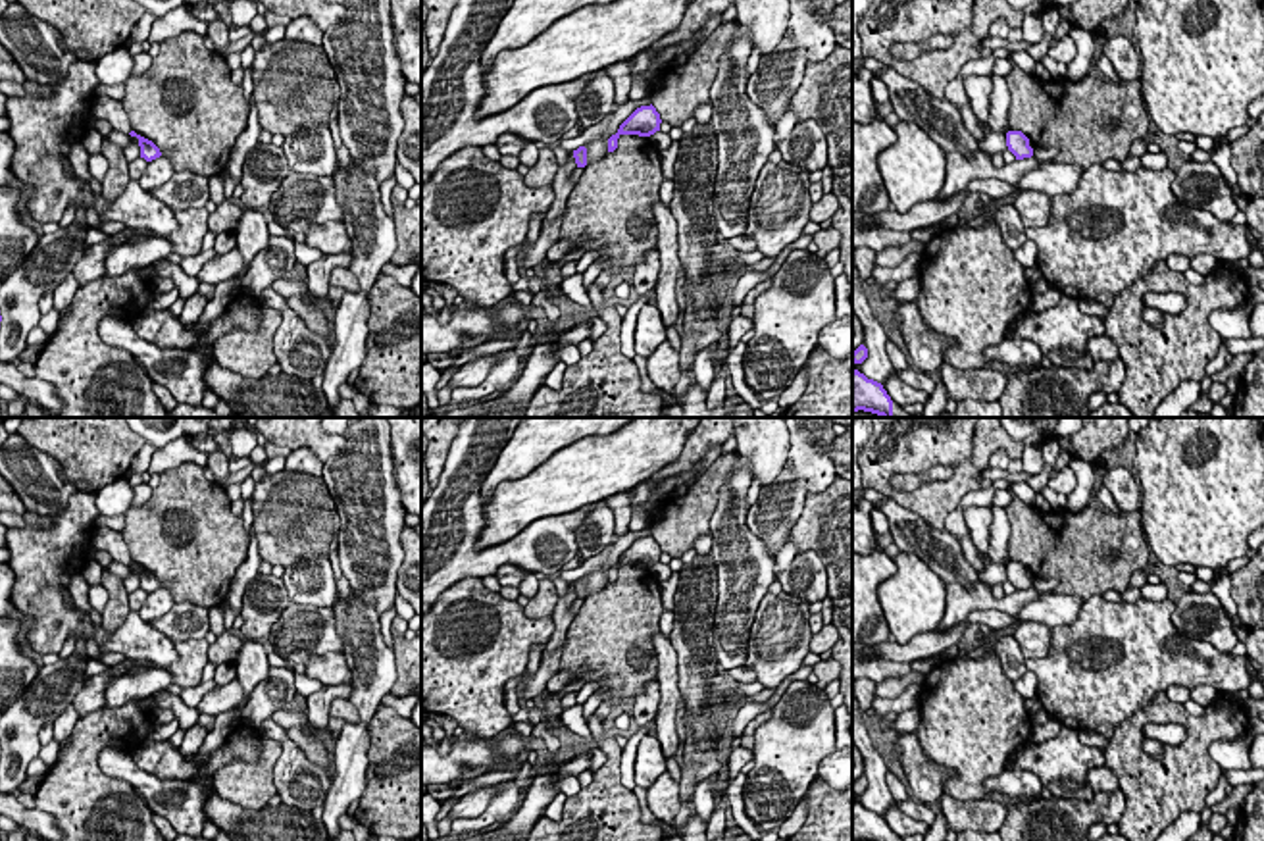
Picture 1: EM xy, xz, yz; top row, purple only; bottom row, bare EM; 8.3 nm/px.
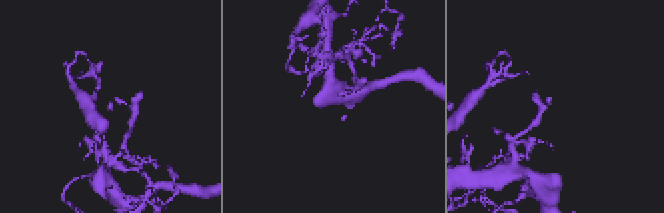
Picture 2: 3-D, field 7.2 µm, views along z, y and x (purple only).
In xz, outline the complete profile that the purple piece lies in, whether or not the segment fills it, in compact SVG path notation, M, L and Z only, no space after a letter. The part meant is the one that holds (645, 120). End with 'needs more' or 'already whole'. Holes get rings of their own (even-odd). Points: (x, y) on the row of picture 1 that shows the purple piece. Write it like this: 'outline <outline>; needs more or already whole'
outline M641 106L637 108L618 129L616 135L608 139L608 152L614 152L618 148L618 139L621 135L639 135L639 137L650 137L656 131L660 131L660 114L656 108L650 106Z; already whole

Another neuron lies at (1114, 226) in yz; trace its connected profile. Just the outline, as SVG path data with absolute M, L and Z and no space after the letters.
M1102 164L1087 167L1072 192L1054 194L1050 219L1045 227L1025 229L1037 244L1037 268L1049 287L1072 298L1093 298L1112 308L1116 296L1139 277L1147 277L1158 262L1170 254L1189 260L1210 254L1222 262L1249 260L1258 241L1249 237L1249 225L1233 227L1216 219L1206 210L1183 206L1172 192L1176 171L1164 167L1152 171L1108 171Z

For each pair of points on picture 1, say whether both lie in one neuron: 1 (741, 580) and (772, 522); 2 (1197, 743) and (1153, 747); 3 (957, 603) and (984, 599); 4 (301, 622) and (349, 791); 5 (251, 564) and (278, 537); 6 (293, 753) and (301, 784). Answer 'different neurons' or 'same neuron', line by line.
1: different neurons
2: different neurons
3: same neuron
4: different neurons
5: different neurons
6: same neuron

